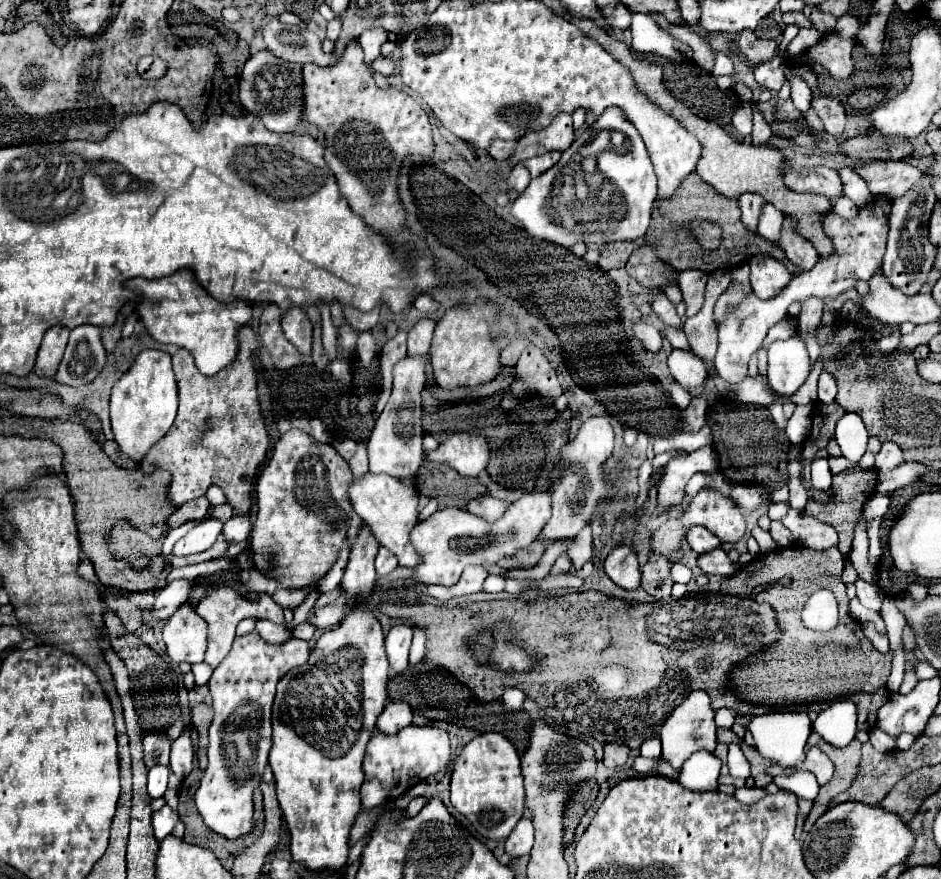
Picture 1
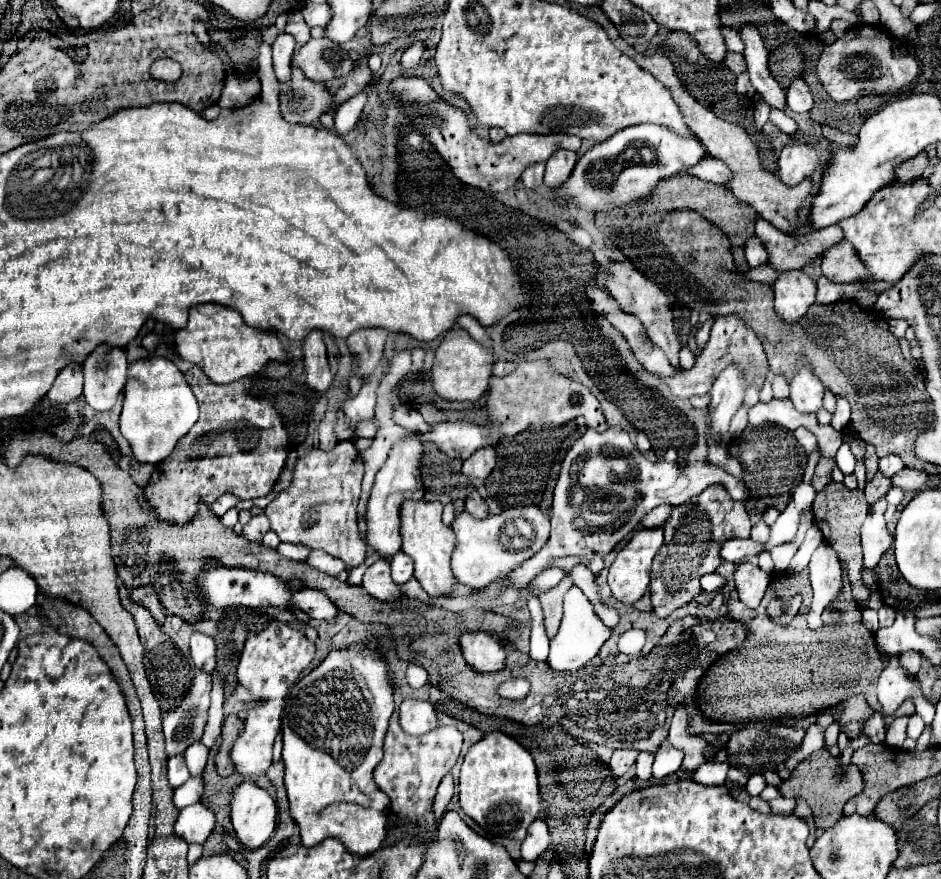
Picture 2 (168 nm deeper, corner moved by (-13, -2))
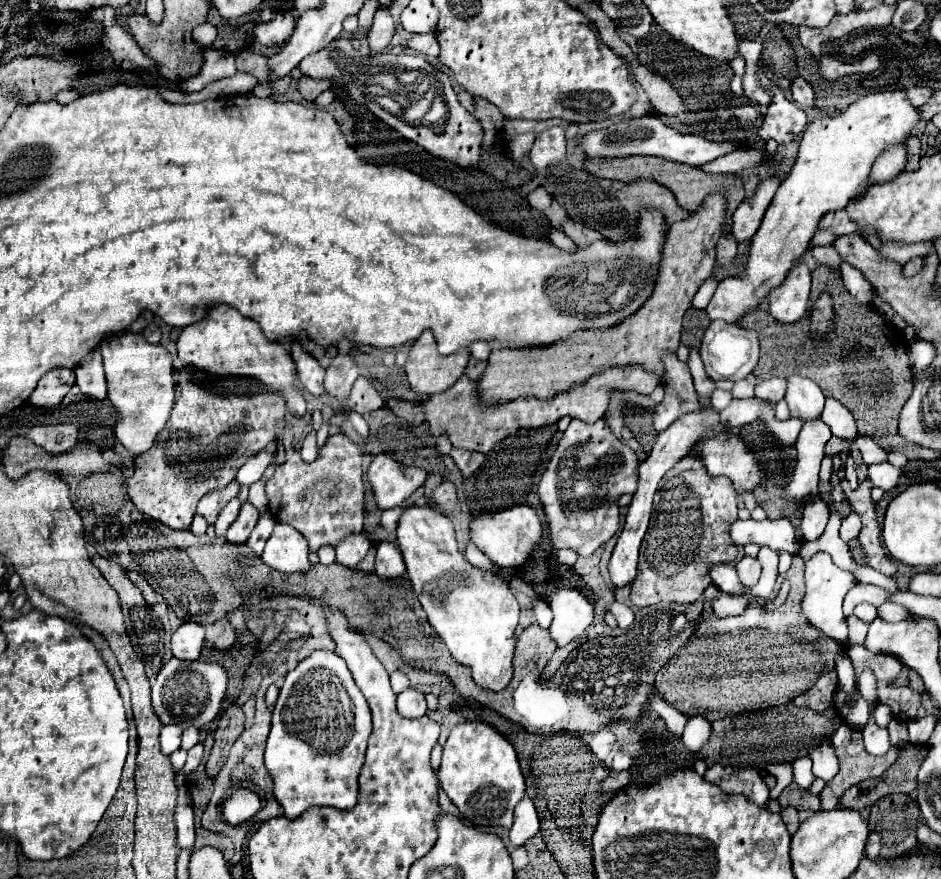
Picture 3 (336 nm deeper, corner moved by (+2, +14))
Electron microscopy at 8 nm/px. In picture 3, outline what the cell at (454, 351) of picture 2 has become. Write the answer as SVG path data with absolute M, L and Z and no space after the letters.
M425 330L409 350L405 374L417 392L439 394L451 388L465 374L469 356L467 348L459 348L449 356L439 354L433 332Z

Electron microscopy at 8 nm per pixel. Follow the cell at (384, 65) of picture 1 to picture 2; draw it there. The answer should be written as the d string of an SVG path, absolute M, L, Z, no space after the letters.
M422 40L414 42L414 44L402 54L402 66L404 66L404 68L414 68L414 66L418 64L418 60L422 58L424 50L426 50L426 44L424 44Z

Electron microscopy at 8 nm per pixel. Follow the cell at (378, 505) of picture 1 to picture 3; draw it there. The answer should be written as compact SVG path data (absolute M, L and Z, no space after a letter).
M419 506L405 508L397 522L397 544L407 564L407 578L411 580L413 590L423 610L427 612L427 620L437 630L437 634L445 640L453 658L473 670L473 680L479 686L495 692L507 688L513 678L513 664L511 664L513 650L515 650L513 632L519 620L519 604L509 592L509 586L489 578L483 572L477 572L475 566L471 566L463 558L463 554L457 548L451 518L437 512L435 508L419 508Z

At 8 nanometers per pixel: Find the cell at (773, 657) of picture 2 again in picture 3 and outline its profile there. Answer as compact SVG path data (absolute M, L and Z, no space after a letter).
M793 555L789 570L778 576L776 582L778 591L785 579L790 579L790 592L785 604L779 610L773 611L772 614L763 612L757 598L753 598L749 594L748 588L745 588L744 592L739 594L739 596L746 597L749 601L745 606L745 612L739 614L739 616L719 618L713 612L711 604L713 604L713 598L717 594L721 594L722 591L717 590L715 586L709 586L709 590L705 590L703 620L701 620L695 636L691 636L691 640L685 642L685 646L677 650L677 654L657 672L657 678L655 678L655 688L657 688L659 696L669 706L679 710L681 714L687 714L687 716L701 714L701 716L705 716L713 722L713 720L719 720L719 718L725 718L725 716L735 716L737 712L749 712L749 710L761 710L761 708L769 708L769 706L788 704L793 698L797 698L799 694L807 692L819 680L821 674L835 670L835 658L841 652L845 654L847 648L841 642L825 636L821 630L813 628L805 620L805 617L801 616L799 600L803 598L805 583L804 560L799 555Z

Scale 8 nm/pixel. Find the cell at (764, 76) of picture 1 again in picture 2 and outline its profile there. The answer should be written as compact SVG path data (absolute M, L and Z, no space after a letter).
M802 78L794 80L794 84L788 88L788 108L792 112L798 112L798 114L806 114L812 110L814 106L814 100L812 100L812 94L806 86L806 82Z

